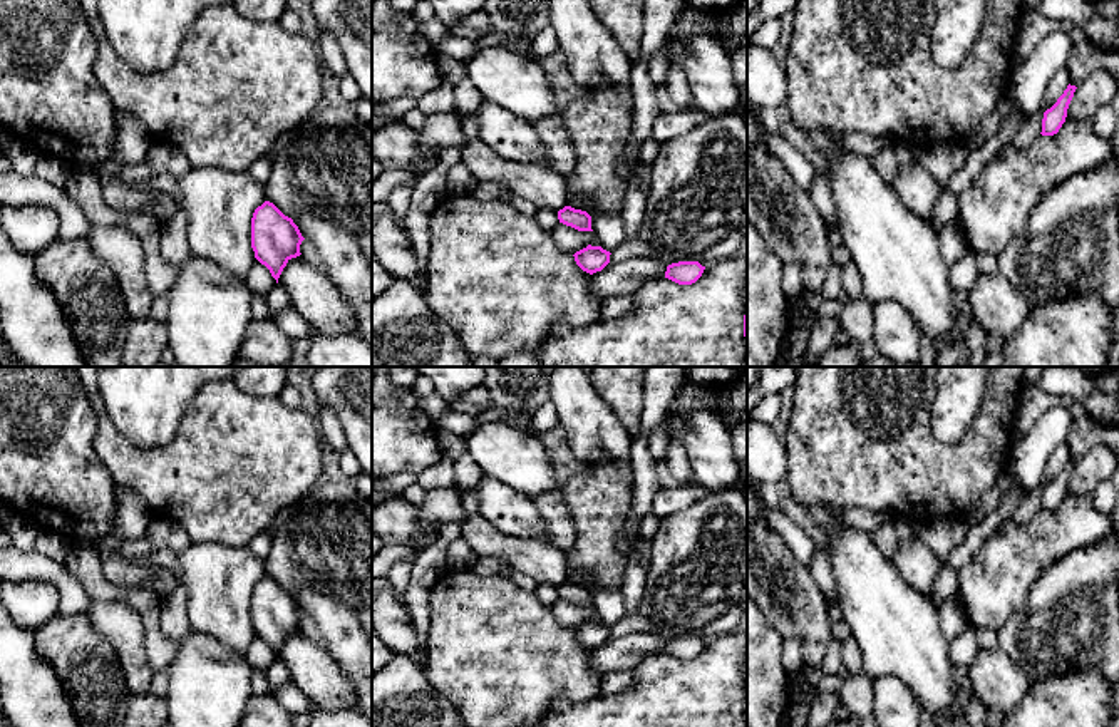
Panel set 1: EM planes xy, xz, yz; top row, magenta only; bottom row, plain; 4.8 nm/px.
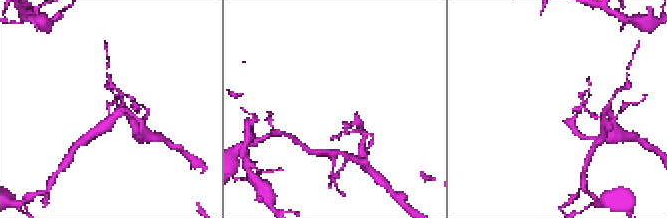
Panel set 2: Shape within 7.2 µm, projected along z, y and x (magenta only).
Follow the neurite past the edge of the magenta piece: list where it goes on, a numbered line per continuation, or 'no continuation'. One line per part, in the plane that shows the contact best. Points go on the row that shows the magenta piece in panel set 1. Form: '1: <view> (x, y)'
no continuation

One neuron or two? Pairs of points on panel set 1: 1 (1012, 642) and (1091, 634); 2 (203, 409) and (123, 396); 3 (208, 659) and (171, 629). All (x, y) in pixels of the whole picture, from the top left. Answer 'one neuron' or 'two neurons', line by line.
1: one neuron
2: two neurons
3: two neurons

